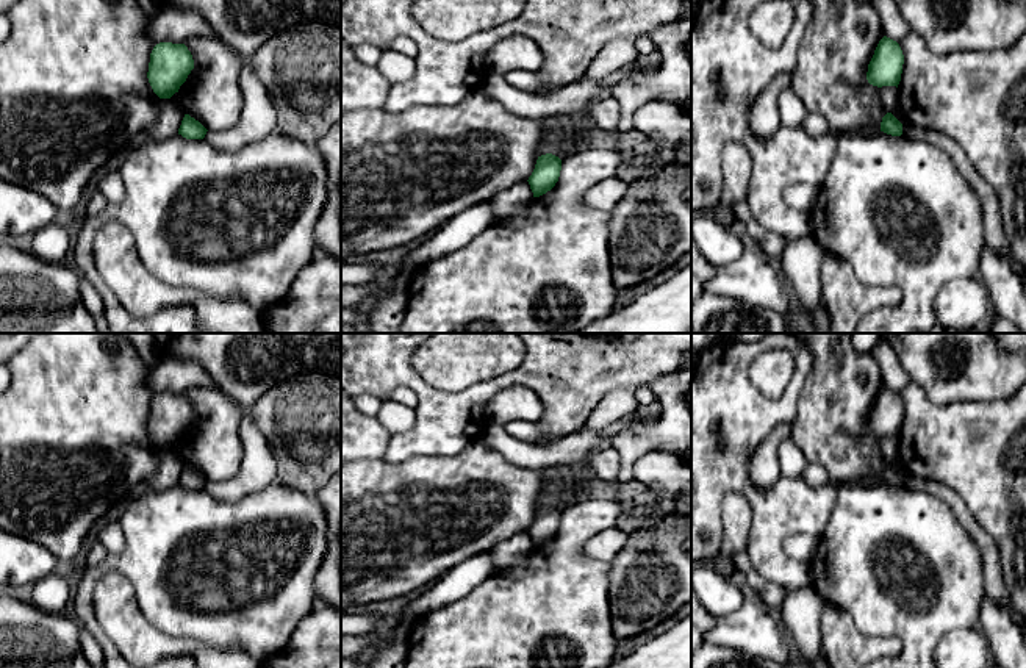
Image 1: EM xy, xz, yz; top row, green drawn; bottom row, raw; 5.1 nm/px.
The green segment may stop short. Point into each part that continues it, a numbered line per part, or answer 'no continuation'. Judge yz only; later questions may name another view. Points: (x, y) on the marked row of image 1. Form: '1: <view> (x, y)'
no continuation

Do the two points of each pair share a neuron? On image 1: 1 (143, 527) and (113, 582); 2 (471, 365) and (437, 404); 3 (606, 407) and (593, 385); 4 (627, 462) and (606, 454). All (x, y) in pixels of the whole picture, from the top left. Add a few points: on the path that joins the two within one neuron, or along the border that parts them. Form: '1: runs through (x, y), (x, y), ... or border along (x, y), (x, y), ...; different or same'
1: border along (91, 593), (107, 573), (119, 571), (138, 603); different
2: border along (416, 371), (429, 384), (451, 391), (484, 382); different
3: border along (634, 390), (612, 390), (598, 404), (584, 426); different
4: border along (607, 443), (620, 457), (617, 481); different

